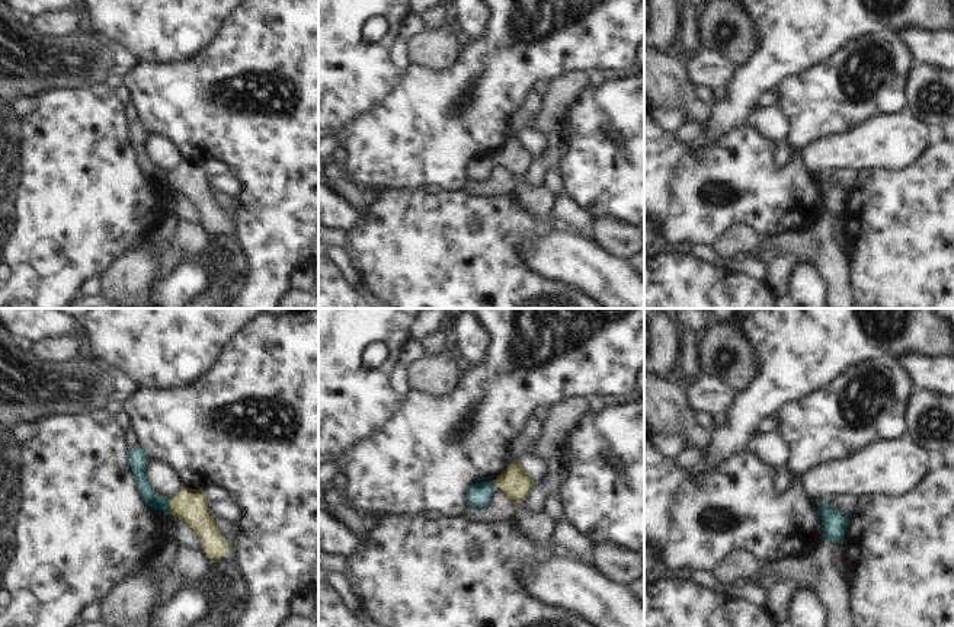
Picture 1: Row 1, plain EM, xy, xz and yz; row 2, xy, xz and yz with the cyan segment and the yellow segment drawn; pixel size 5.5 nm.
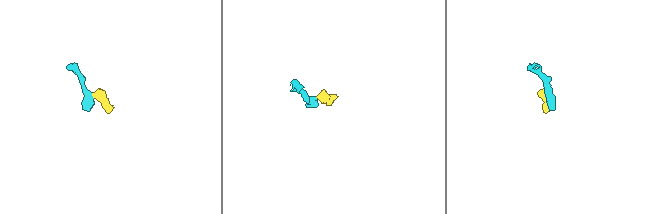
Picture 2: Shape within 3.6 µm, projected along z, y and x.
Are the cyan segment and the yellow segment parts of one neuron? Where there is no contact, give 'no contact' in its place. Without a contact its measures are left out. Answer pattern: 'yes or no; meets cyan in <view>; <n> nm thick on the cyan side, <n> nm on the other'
no; meets cyan in xy; 90 nm thick on the cyan side, 190 nm on the other

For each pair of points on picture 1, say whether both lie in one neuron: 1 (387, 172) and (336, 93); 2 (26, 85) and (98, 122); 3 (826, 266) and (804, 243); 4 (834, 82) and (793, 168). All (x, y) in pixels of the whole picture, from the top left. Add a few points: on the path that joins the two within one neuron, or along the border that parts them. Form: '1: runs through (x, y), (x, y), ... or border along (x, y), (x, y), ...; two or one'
1: border along (384, 102), (358, 117), (336, 136); two
2: border along (76, 89), (53, 88), (38, 96); two
3: border along (819, 233), (818, 261), (815, 265); two
4: border along (791, 146), (800, 150); two

